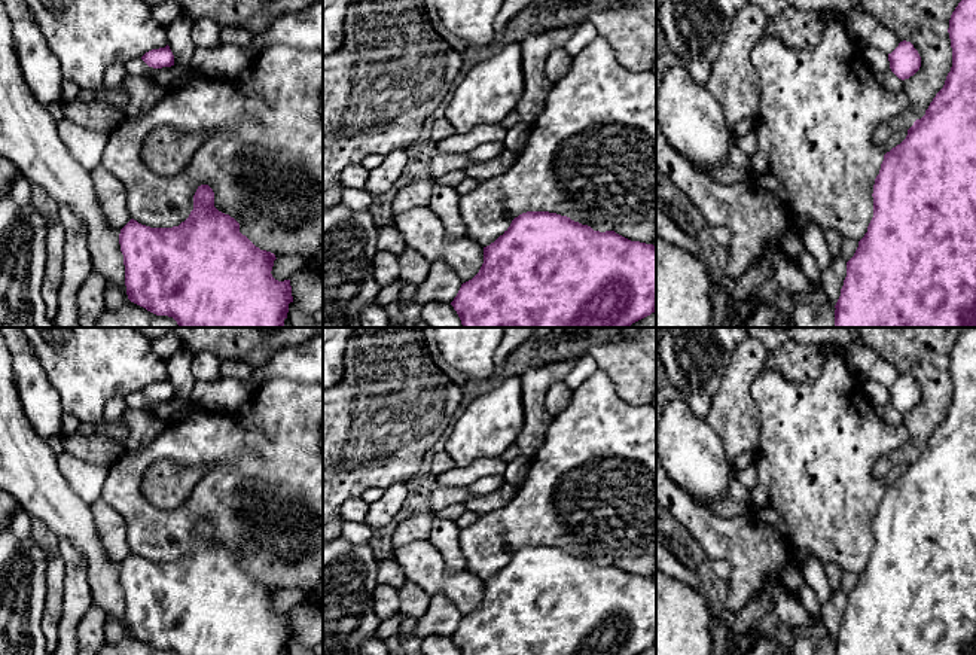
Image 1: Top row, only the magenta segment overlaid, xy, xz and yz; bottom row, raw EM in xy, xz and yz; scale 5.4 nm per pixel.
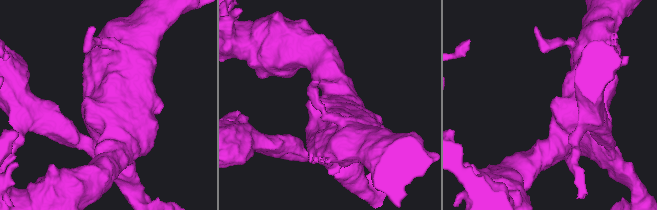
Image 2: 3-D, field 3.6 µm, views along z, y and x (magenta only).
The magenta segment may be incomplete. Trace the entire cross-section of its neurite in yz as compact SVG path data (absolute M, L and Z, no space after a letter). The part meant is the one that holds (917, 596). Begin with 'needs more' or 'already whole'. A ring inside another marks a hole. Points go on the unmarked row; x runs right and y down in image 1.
already whole; M976 328L963 332L949 353L952 400L943 421L930 436L925 448L908 463L906 472L884 488L873 518L873 551L847 595L847 610L835 639L835 655L976 655Z

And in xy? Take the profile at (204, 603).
already whole; M208 518L198 520L193 543L179 560L150 561L131 552L119 567L125 598L128 633L156 649L176 655L284 655L293 636L290 613L278 615L271 604L274 587L260 584L240 566L240 557L214 540L214 525Z

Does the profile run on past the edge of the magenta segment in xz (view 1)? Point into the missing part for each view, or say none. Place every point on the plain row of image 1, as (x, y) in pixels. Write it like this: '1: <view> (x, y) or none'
1: none

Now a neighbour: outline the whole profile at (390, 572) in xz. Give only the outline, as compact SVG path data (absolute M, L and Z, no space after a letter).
M393 558L379 561L376 579L379 584L387 584L396 590L400 590L408 582L405 572Z

